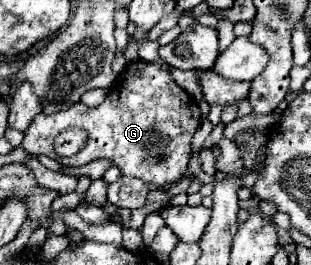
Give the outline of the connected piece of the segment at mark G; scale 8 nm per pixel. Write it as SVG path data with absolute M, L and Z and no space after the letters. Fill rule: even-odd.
M136 60L132 64L126 64L126 68L118 74L116 84L112 84L106 100L98 108L88 108L78 102L72 108L60 110L50 116L38 114L26 130L20 146L32 156L44 154L64 166L82 166L96 158L108 158L124 172L124 176L134 176L148 184L164 186L168 182L180 180L188 172L188 162L192 154L190 140L200 124L200 108L190 98L190 94L174 82L170 66L166 62L148 64ZM66 126L78 126L88 130L90 140L86 148L76 156L54 156L52 140Z

